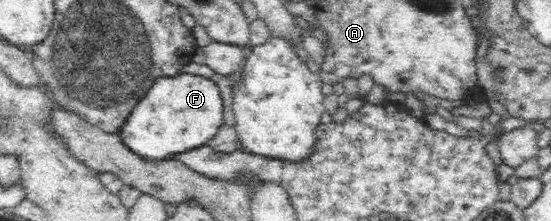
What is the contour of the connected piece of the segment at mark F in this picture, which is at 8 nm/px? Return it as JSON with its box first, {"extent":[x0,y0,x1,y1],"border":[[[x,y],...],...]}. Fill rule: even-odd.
{"extent":[120,73,223,160],"border":[[[194,73],[156,78],[120,133],[134,153],[150,160],[170,159],[172,155],[207,145],[218,134],[223,125],[223,102],[216,79]]]}

